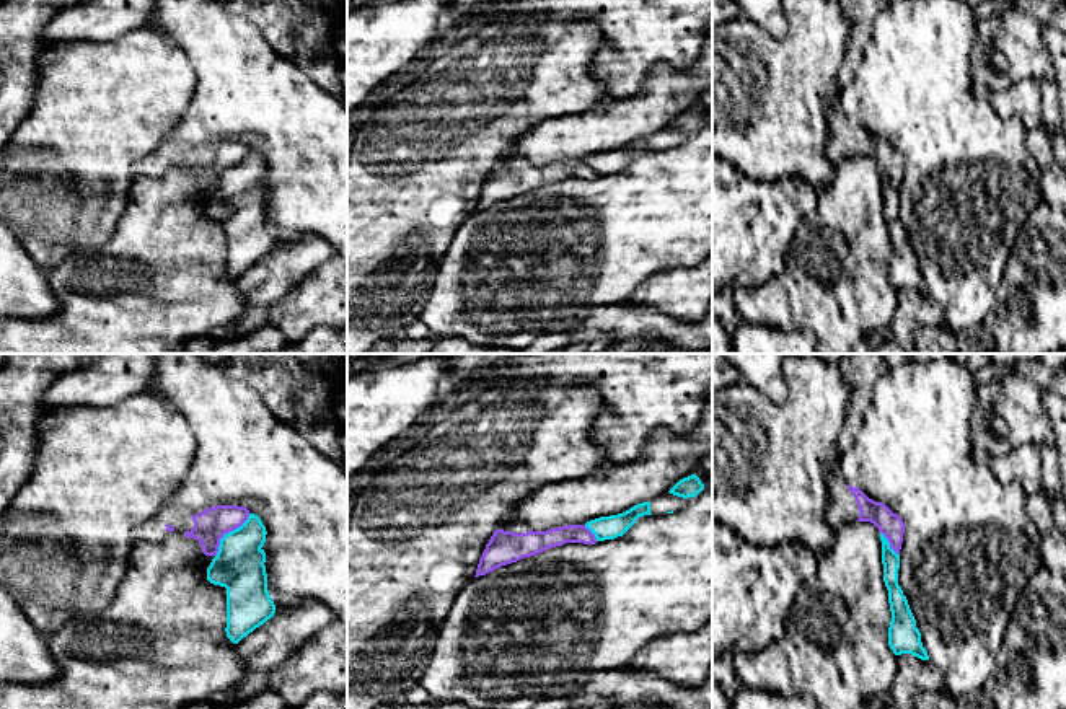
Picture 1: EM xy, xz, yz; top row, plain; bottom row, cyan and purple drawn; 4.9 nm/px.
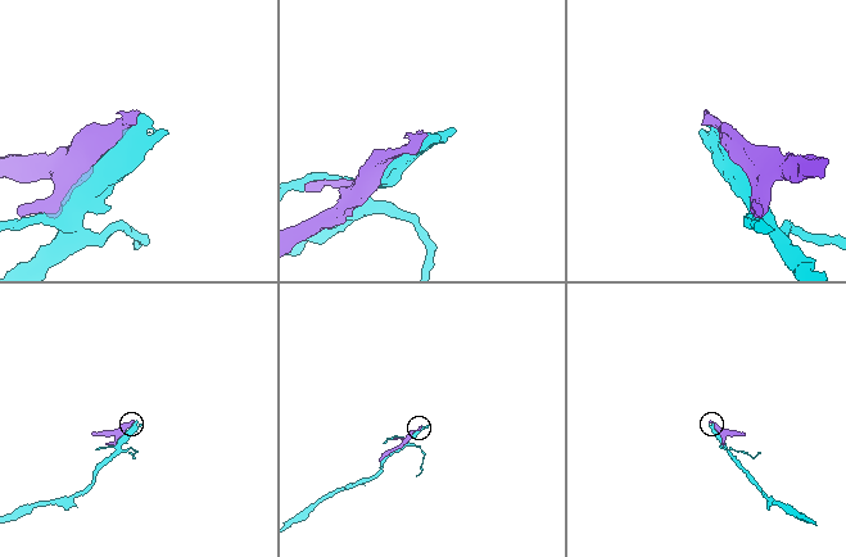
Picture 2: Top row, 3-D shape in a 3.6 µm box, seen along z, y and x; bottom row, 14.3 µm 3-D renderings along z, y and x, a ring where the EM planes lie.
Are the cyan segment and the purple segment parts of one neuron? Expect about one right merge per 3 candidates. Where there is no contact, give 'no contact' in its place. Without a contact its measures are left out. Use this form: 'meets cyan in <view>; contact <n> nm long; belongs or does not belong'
meets cyan in xy; contact 280 nm long; does not belong

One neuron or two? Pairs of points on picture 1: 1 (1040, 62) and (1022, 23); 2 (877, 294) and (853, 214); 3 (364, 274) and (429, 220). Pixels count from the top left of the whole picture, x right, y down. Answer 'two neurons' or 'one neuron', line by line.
1: one neuron
2: one neuron
3: one neuron

